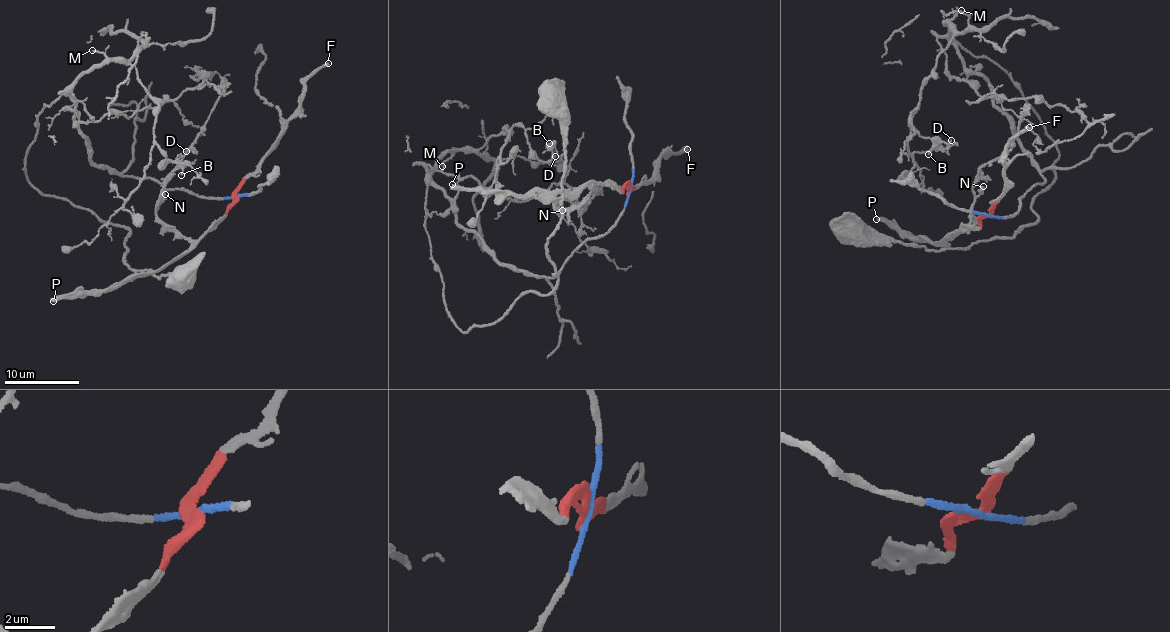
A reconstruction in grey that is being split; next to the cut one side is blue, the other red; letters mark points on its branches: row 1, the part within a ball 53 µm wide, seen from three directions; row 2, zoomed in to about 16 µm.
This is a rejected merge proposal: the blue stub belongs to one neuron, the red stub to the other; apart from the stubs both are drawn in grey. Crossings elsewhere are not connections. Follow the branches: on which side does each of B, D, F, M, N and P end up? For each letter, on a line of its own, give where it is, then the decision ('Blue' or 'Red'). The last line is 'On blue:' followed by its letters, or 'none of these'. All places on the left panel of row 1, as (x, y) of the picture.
B: Place: (181, 175). Blue
D: Place: (186, 151). Blue
F: Place: (328, 63). Red
M: Place: (92, 50). Blue
N: Place: (165, 194). Red
P: Place: (53, 301). Red
On blue: B, D, M

